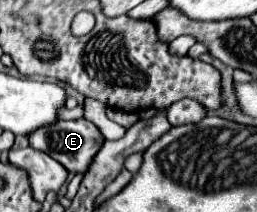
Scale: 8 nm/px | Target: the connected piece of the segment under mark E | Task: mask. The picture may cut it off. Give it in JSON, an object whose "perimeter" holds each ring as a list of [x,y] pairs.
{"perimeter":[[[78,119],[78,121],[56,121],[50,127],[42,127],[30,135],[30,145],[38,151],[48,153],[52,159],[60,161],[70,173],[86,173],[88,165],[92,165],[96,153],[100,151],[100,145],[104,143],[104,135],[100,129],[88,121],[88,119]]]}

